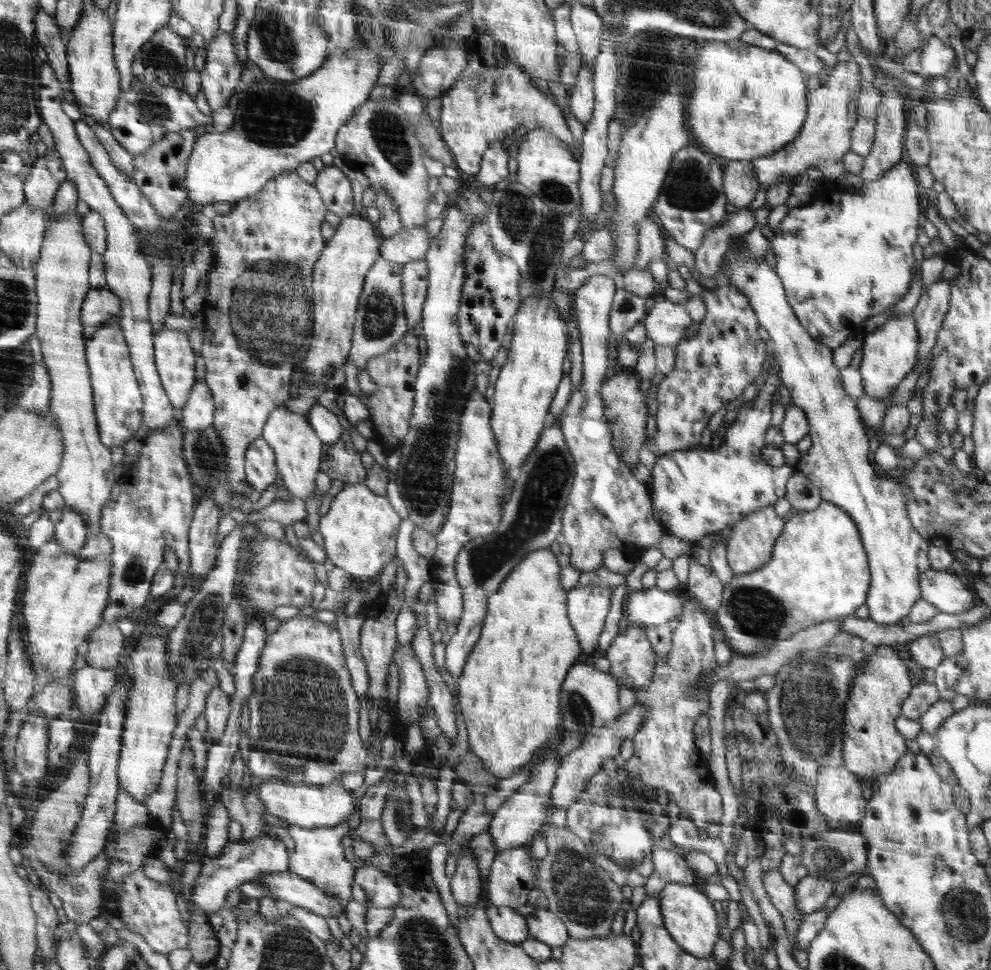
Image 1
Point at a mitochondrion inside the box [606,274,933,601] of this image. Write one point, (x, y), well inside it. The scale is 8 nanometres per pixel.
(625, 306)

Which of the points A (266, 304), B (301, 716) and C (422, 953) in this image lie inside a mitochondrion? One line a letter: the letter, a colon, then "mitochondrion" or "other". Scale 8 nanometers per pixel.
A: mitochondrion
B: mitochondrion
C: mitochondrion

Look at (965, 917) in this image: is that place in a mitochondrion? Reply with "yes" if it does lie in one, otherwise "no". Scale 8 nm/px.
yes

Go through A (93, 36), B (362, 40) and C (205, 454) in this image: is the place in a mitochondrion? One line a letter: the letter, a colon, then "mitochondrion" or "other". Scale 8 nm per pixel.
A: other
B: other
C: mitochondrion

